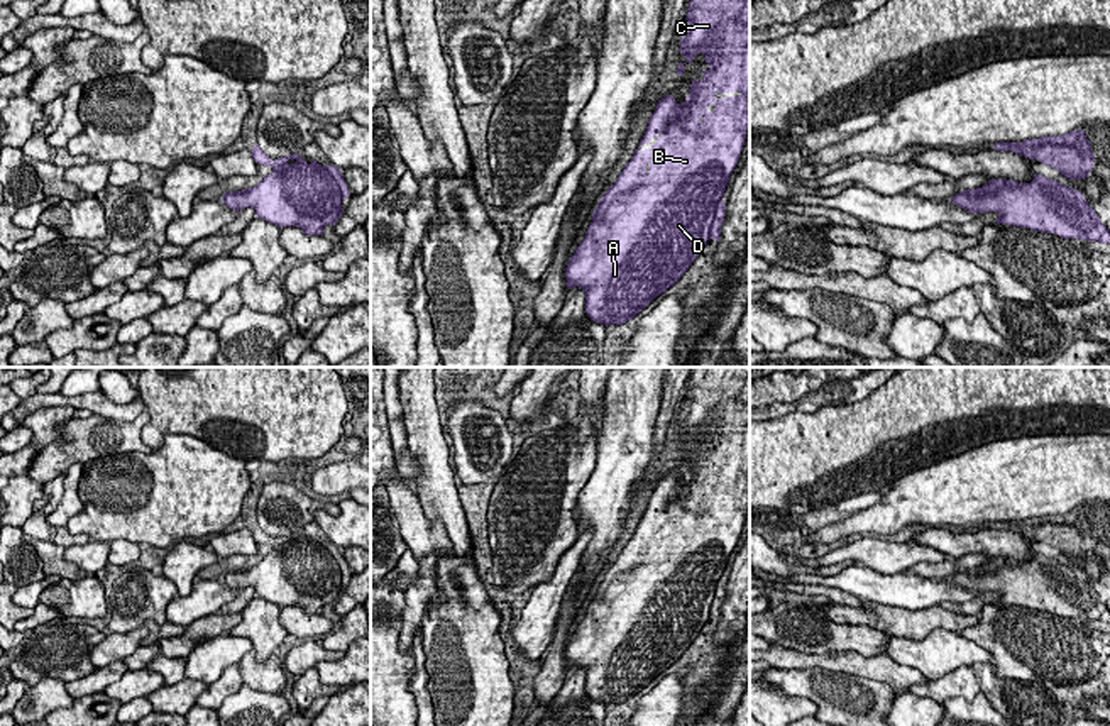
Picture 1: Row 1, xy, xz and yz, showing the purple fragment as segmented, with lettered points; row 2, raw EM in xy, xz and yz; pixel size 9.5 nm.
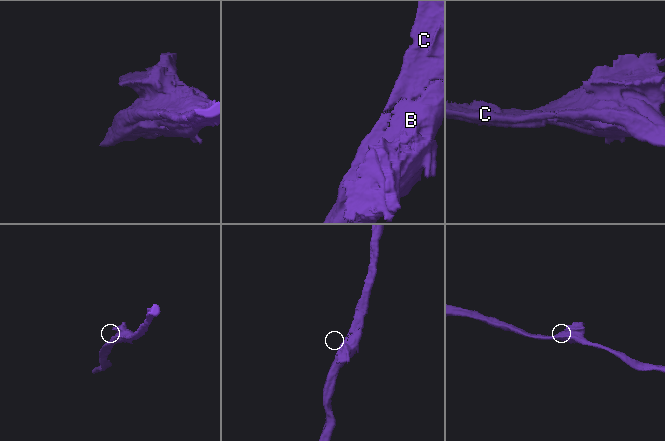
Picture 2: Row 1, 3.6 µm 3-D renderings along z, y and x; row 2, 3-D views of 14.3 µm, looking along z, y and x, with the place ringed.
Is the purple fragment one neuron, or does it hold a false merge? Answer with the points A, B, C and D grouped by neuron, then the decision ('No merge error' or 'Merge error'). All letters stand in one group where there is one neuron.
Groups: A B C D. No merge error

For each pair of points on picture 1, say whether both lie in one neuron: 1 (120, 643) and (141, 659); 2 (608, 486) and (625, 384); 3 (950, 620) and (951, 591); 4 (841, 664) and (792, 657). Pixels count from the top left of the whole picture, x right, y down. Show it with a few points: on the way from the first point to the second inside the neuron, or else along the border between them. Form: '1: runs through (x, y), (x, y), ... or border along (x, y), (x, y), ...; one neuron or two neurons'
1: border along (141, 645), (124, 660); two neurons
2: runs through (621, 461), (625, 410); one neuron
3: border along (938, 604), (916, 610), (899, 608); two neurons
4: runs through (829, 660), (804, 660); one neuron

